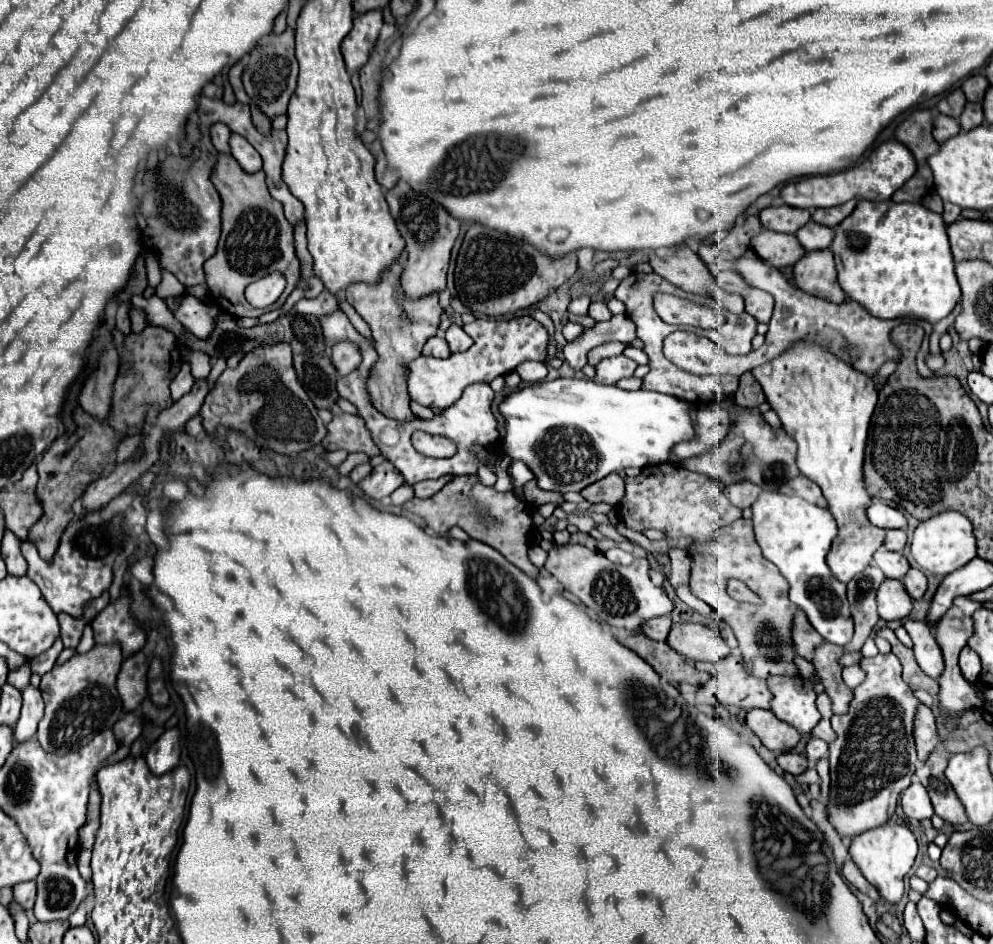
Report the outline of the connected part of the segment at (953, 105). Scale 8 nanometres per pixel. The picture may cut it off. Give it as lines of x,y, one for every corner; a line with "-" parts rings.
955,89
953,93
949,93
947,97
943,97
939,103
937,103
937,109
943,113
943,115
949,115
949,117
955,117
959,119
961,113
963,113
963,107
967,103
967,97
961,89

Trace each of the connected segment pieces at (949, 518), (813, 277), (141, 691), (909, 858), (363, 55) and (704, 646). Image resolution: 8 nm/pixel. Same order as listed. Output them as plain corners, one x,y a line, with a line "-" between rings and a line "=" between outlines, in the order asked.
945,511
943,515
935,515
927,521
921,521
913,533
911,555
921,569
927,569
935,575
949,575
961,569
973,557
977,557
977,539
973,535
971,521
957,511
=
829,249
809,251
805,259
799,259
799,263
795,265
795,281
799,287
803,287
803,291
823,297
825,301
833,303
847,301
845,291
837,283
835,261
=
139,651
121,663
117,675
117,691
123,703
123,711
137,711
141,701
147,697
147,665
145,655
=
887,823
853,837
849,845
849,853
857,863
857,867
861,867
865,879
879,891
879,895
889,903
899,903
899,899
903,897
903,877
909,873
917,857
915,835
903,825
=
377,9
353,17
353,29
341,43
341,55
345,59
347,69
357,71
361,65
365,65
369,51
373,49
379,37
381,25
383,19
381,19
381,11
=
683,623
673,627
667,643
691,661
717,661
729,655
729,647
721,633
701,623

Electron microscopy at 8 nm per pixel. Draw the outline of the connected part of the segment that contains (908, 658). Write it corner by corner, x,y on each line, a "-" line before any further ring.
883,627
883,629
877,631
877,635
883,637
883,639
887,639
887,641
891,643
893,653
899,657
899,661
901,661
901,665
903,665
903,679
905,679
905,683
907,683
911,689
925,689
927,693
931,693
933,697
937,697
937,693
939,693
939,683
937,683
935,679
927,677
927,675
921,671
921,667
917,667
917,661
915,661
915,657
913,657
913,651
907,649
907,647
895,637
893,629

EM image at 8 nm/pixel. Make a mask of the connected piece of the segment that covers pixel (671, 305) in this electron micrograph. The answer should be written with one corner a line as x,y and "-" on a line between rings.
665,293
655,295
655,311
665,323
671,323
671,325
717,329
717,327
721,327
721,323
725,323
723,313
719,313
715,309
697,305
689,299
665,295

